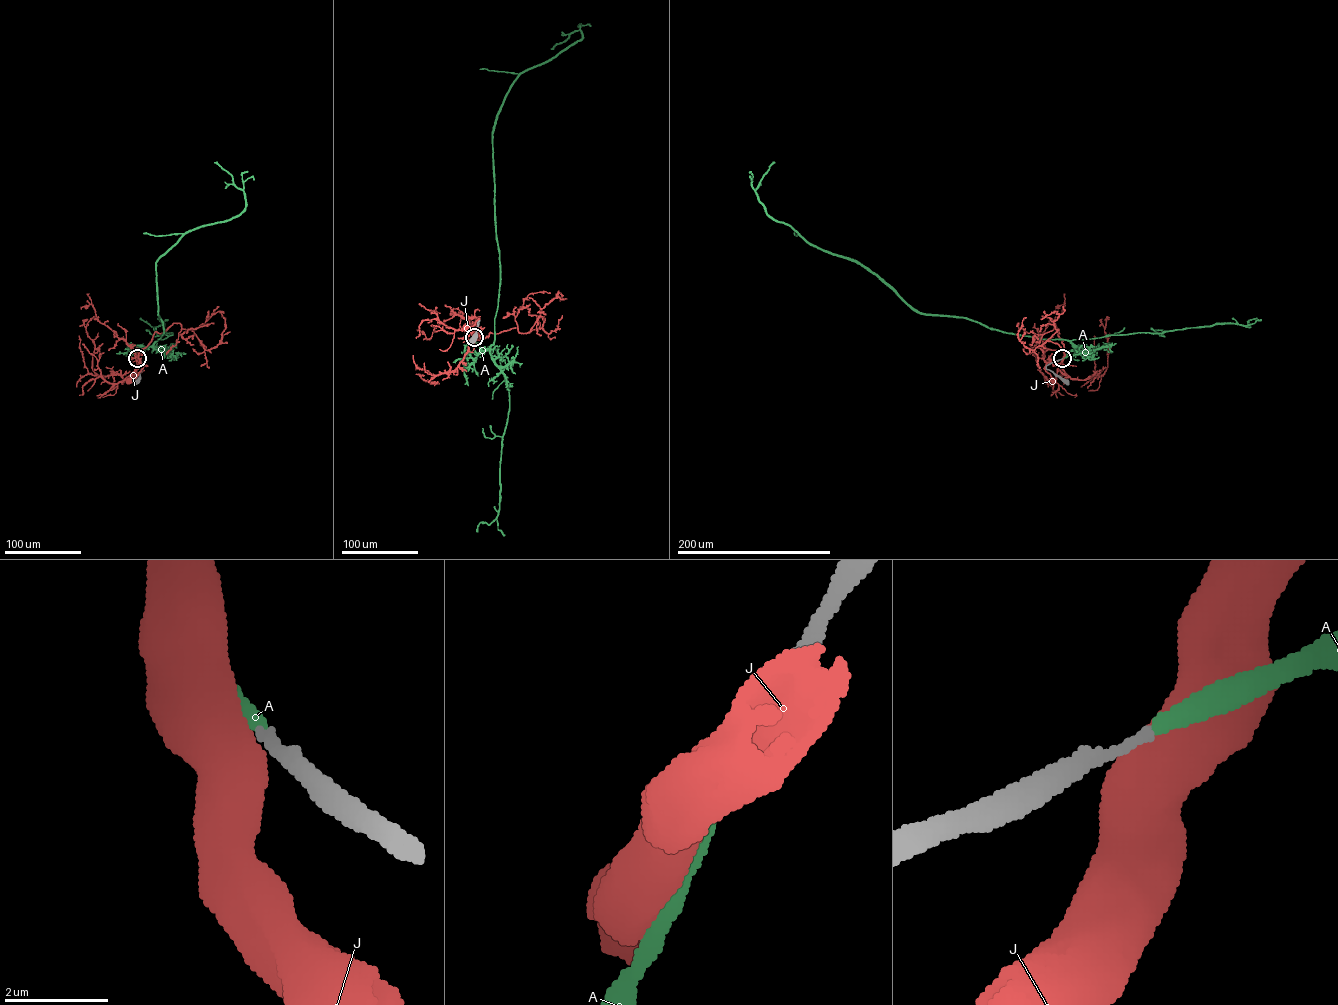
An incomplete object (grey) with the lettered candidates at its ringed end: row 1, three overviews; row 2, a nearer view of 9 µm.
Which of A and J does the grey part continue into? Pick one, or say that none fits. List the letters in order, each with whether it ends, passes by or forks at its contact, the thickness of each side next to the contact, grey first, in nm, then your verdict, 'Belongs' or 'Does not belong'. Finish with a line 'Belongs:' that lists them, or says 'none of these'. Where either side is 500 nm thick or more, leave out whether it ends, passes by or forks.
A: It ends there. Thickness 200 nm (grey) against 300 nm. Belongs
J: Thickness 240 nm (grey) against 750 nm. Does not belong
Belongs: A

